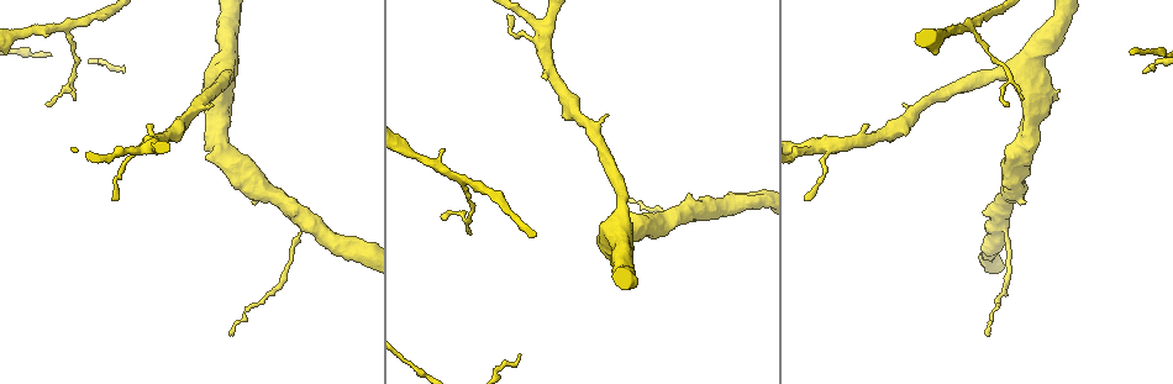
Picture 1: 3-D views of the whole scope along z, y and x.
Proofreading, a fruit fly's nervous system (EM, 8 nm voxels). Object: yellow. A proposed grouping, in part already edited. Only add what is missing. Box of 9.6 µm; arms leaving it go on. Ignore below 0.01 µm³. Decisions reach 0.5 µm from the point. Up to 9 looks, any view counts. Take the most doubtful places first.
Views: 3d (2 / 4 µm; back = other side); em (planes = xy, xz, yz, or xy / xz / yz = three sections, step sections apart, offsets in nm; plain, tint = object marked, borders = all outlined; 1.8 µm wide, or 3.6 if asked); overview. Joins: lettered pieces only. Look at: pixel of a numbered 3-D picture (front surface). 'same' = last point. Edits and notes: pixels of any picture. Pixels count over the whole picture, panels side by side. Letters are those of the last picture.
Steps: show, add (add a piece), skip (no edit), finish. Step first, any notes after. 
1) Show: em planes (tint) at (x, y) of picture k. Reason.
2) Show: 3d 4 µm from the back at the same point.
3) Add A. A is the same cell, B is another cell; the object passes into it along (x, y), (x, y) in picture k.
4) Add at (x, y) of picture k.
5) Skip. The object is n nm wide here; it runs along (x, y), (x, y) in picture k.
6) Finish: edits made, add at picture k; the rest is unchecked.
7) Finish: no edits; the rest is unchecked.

Show: em 3.6 µm planes (plain) at (807, 200) of picture 1.

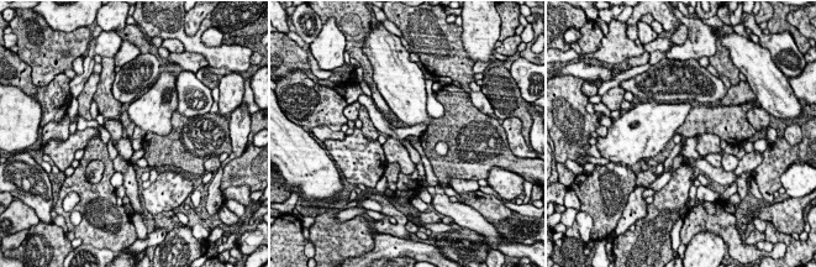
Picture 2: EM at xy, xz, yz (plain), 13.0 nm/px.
Show: em 3.6 µm planes (tint) at the same point. Where the object lies.

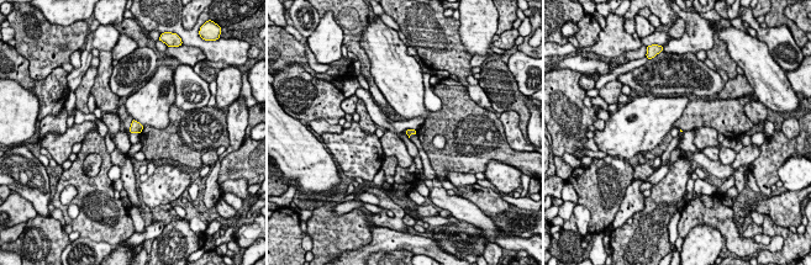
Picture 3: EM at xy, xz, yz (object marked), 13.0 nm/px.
Show: em 3.6 µm planes (borders) at the same point.

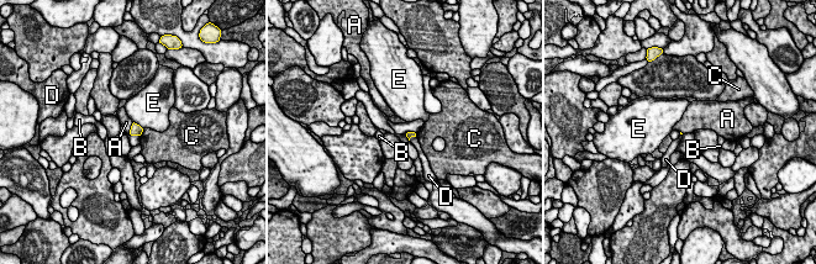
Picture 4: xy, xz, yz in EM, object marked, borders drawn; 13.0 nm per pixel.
Skip. A, B, C, D and E are other cells; a border runs along (416, 136), (409, 140) in picture 4; none of them fits.

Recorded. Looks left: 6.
Show: 3d 4 µm at (1022, 96) of picture 1. Free end.

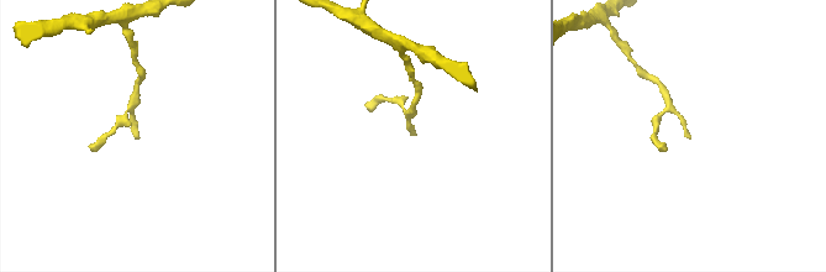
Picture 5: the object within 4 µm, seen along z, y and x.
Show: em planes (tint) at (136, 137) of picture 5. Shape alone is not enough.

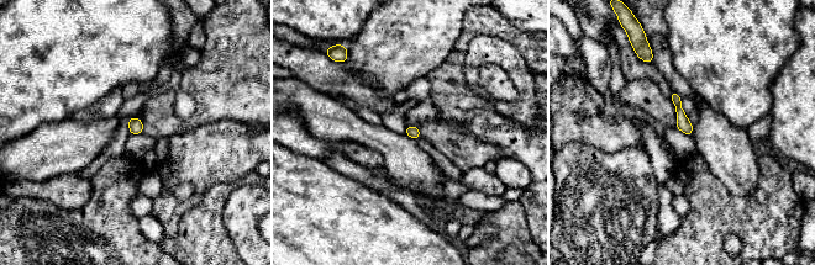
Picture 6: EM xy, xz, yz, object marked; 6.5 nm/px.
Show: em planes (borders) at the same point. What lies round it.

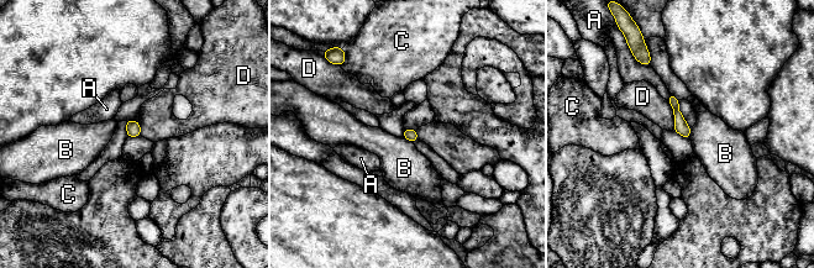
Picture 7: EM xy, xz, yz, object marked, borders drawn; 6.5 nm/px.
Skip. A, B, C and D are other cells; none of them fits.

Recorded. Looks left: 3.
Show: 3d 2 µm at (229, 335) of picture 1. Free end.

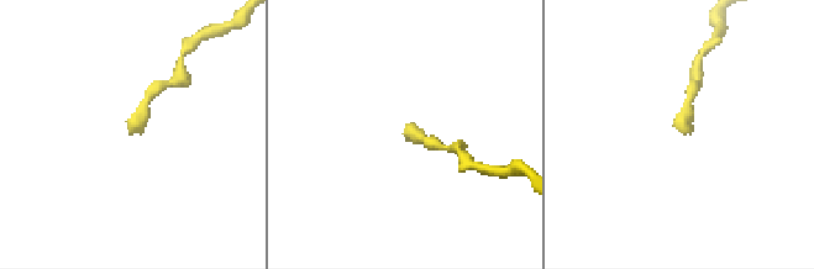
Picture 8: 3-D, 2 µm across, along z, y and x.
Show: em xy step 16 (borders) at (410, 133) of picture 8. Now the EM.

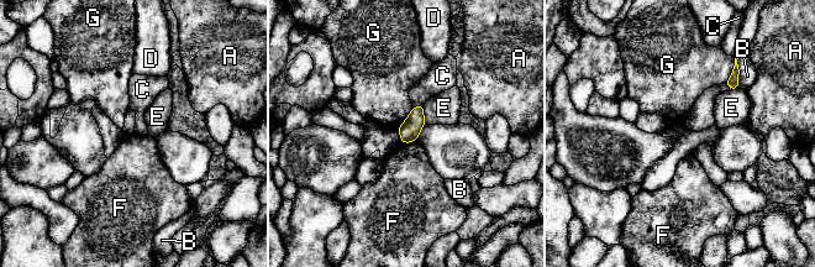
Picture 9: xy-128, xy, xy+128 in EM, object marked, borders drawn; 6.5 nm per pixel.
Show: em planes (borders) at the same point.

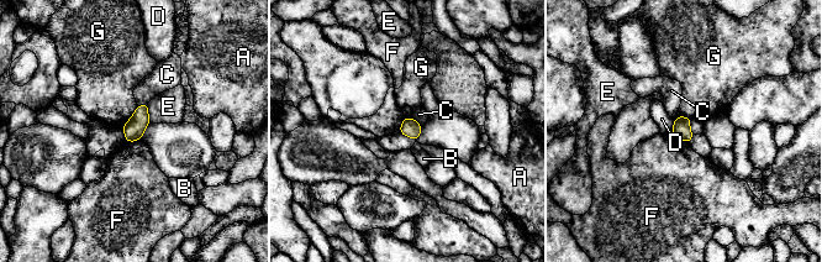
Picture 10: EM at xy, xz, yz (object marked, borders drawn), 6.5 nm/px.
Skip. A, B, C, D, E, F and G are other cells; a border runs along (137, 106), (121, 126) in picture 10; none of them fits.

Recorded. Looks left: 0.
Finish: no edits; the rest is unchecked.

